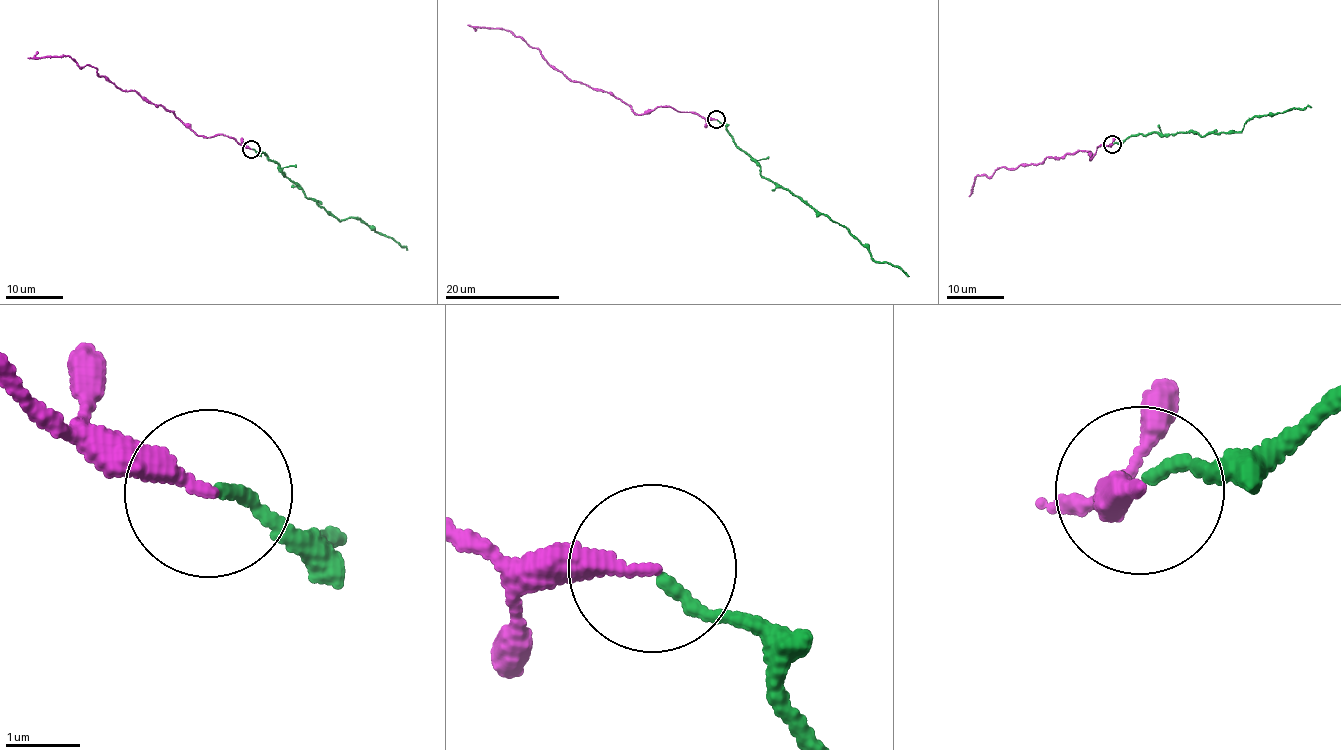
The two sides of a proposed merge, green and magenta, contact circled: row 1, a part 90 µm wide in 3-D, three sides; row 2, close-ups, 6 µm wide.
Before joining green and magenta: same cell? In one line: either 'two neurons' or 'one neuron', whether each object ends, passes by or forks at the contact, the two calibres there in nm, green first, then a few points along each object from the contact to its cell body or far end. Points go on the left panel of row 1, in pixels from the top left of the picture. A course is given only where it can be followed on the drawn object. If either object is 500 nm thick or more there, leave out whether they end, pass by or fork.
one neuron | green ends | magenta ends | 150/240 nm | green via (251, 149), (277, 162), (307, 197), (338, 218), (358, 218), (405, 250) | magenta via (251, 149), (228, 135), (197, 136), (171, 111), (120, 90), (95, 67), (78, 66), (70, 57), (28, 59)

